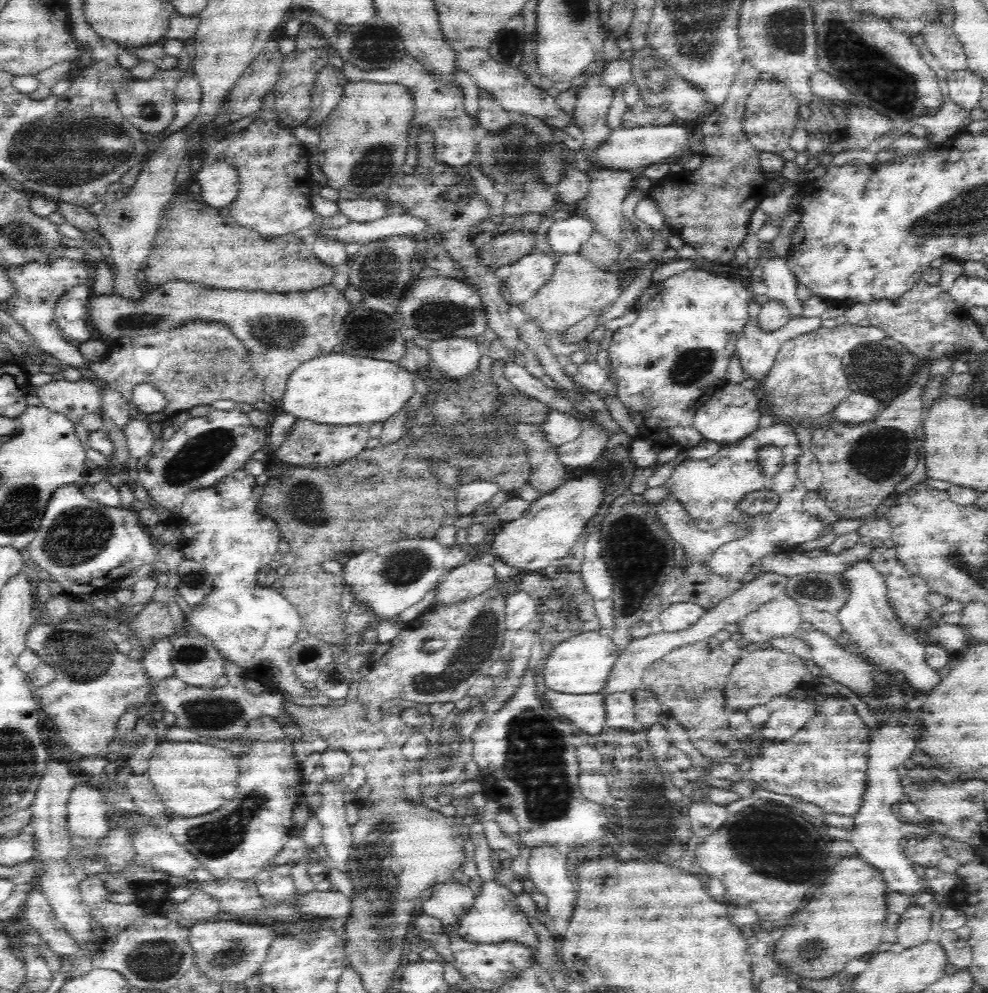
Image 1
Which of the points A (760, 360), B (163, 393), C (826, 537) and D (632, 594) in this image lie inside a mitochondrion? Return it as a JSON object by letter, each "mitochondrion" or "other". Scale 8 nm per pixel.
{"A":"other","B":"other","C":"other","D":"mitochondrion"}

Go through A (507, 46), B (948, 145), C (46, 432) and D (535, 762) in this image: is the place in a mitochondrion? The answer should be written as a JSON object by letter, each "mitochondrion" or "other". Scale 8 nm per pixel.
{"A":"mitochondrion","B":"other","C":"other","D":"mitochondrion"}

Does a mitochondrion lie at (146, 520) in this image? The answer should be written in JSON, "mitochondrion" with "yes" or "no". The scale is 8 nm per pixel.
{"mitochondrion":"no"}

